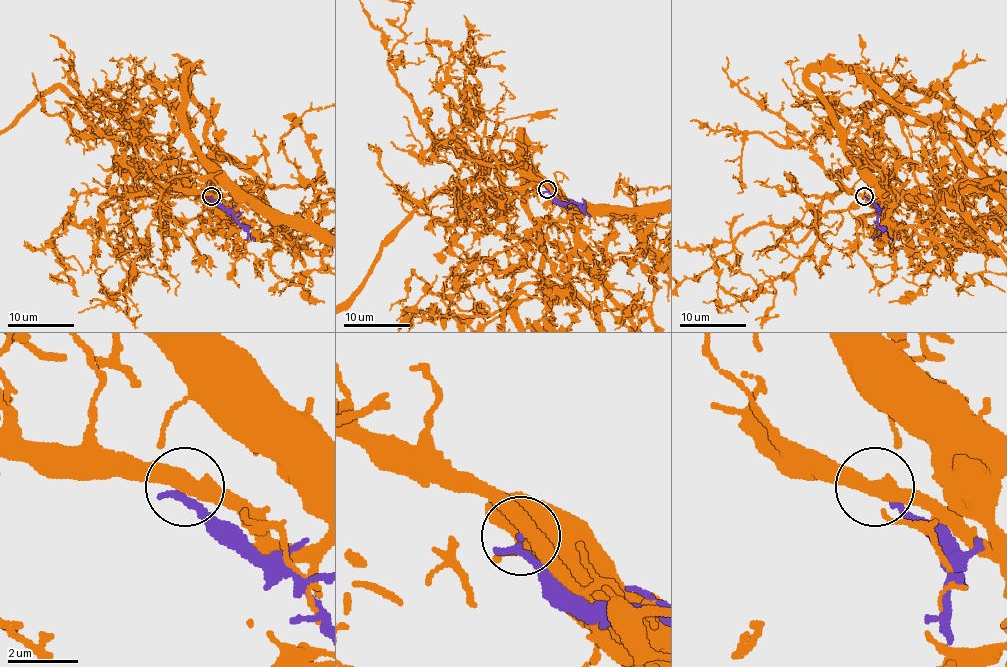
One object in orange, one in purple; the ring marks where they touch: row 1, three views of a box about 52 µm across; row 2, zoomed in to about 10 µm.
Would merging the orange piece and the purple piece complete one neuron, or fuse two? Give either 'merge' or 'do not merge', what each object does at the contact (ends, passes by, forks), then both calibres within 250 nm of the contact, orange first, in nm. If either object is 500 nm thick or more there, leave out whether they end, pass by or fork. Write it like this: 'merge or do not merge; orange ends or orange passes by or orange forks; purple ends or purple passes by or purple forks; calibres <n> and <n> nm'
do not merge; orange passes by; purple ends; calibres 420 and 240 nm

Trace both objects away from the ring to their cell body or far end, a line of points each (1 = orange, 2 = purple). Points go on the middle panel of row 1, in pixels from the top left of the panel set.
1: (547, 187), (575, 211), (535, 184), (415, 211), (344, 302)
2: (547, 189), (559, 201), (575, 202), (590, 217)

